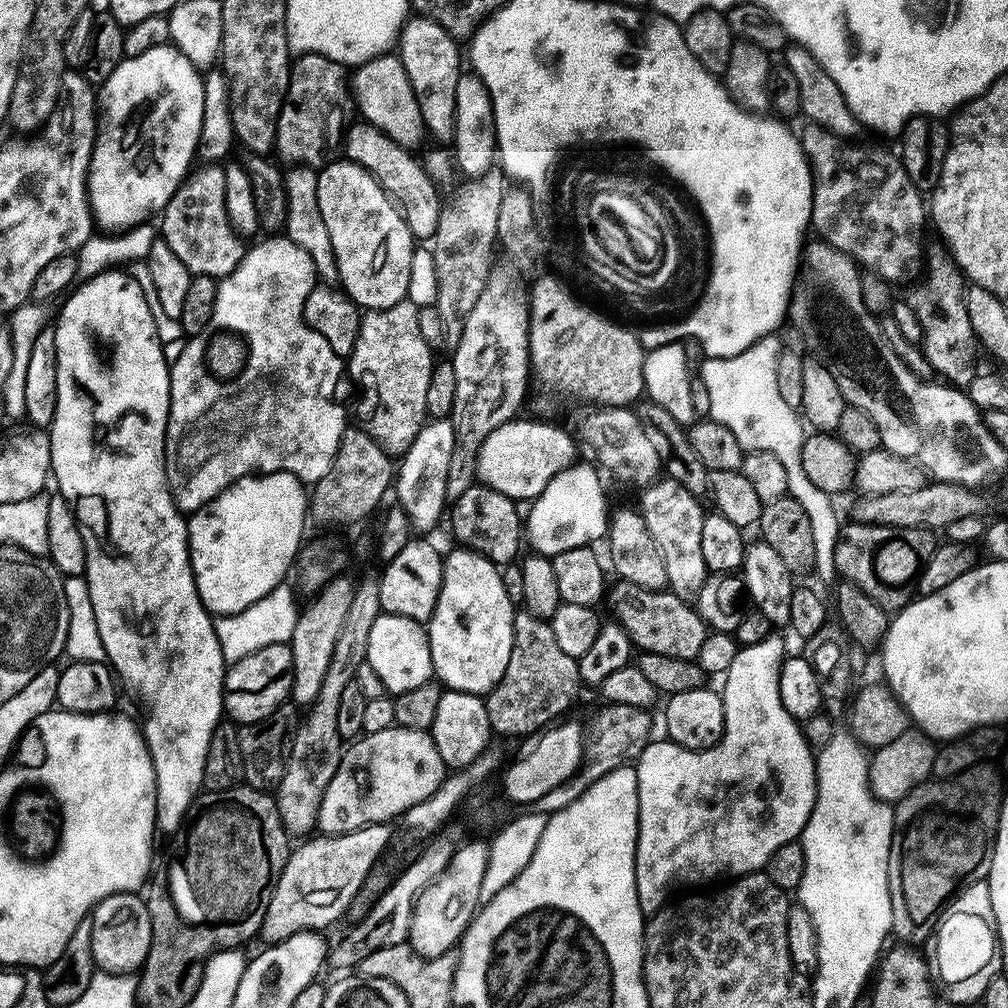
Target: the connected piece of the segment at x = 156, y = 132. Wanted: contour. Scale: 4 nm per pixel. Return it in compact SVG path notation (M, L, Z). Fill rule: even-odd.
M165 46L121 60L99 92L100 112L92 161L88 164L86 195L95 223L104 227L101 229L127 230L145 223L151 212L159 213L164 209L189 175L202 130L204 81L201 73L175 46Z

